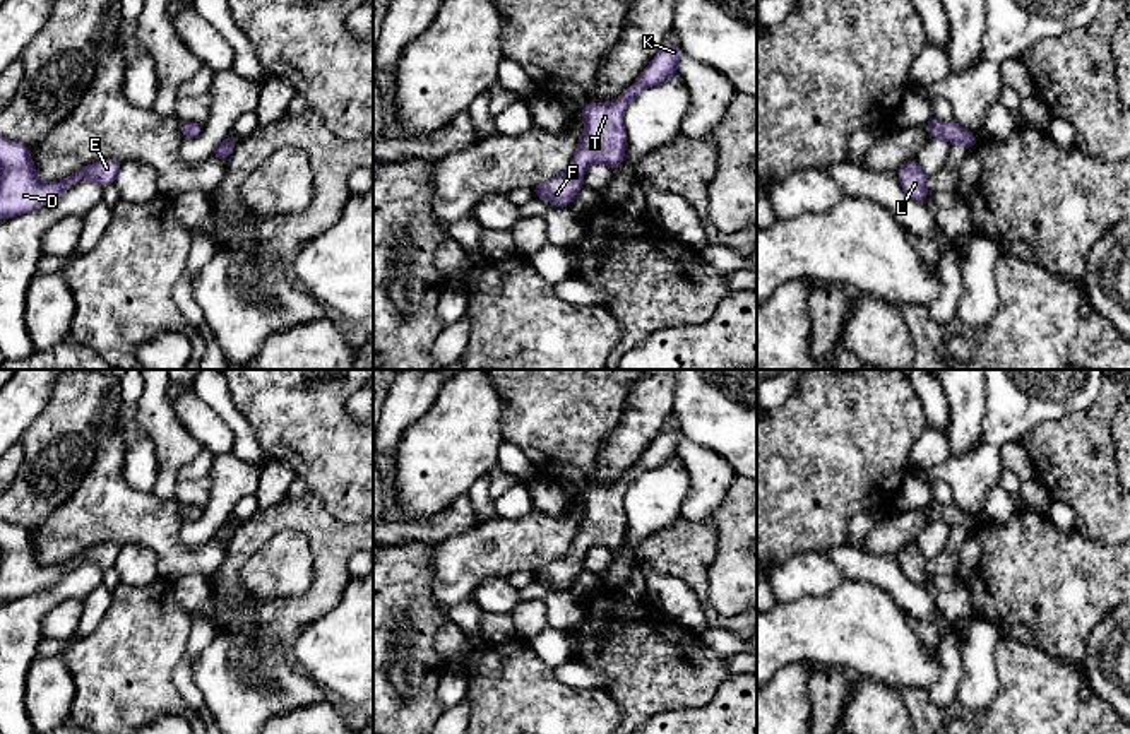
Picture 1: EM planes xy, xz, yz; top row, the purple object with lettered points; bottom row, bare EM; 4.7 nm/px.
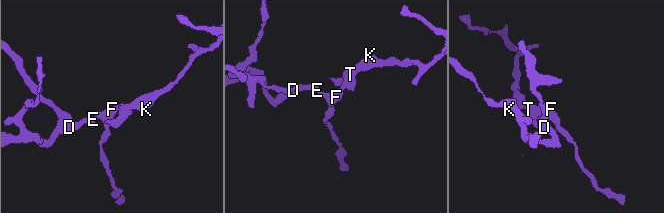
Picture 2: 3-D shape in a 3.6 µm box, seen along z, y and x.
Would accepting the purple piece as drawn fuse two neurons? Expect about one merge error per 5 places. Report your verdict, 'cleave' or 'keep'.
keep

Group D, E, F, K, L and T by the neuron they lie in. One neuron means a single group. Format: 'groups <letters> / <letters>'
groups D E F K L T

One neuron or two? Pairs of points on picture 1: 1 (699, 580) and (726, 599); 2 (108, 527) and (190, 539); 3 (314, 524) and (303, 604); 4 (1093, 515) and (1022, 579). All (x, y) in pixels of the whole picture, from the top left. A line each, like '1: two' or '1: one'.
1: two
2: two
3: one
4: two

